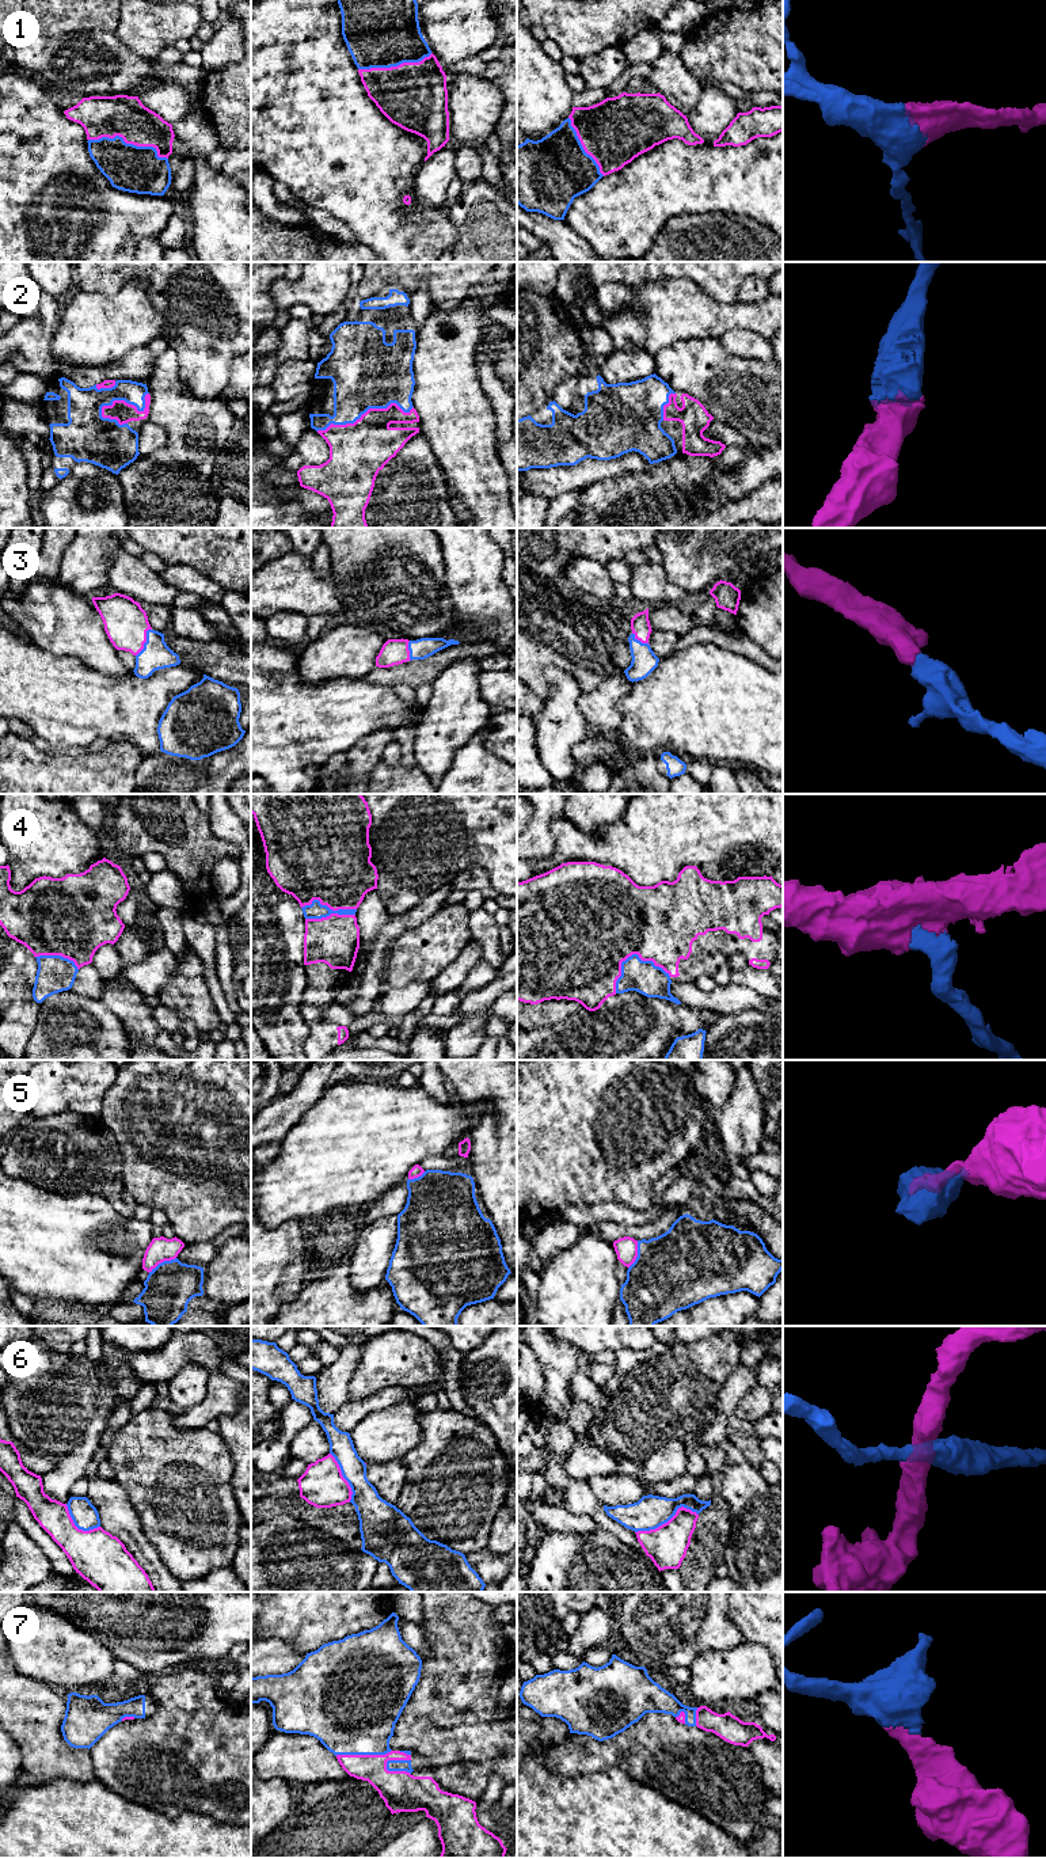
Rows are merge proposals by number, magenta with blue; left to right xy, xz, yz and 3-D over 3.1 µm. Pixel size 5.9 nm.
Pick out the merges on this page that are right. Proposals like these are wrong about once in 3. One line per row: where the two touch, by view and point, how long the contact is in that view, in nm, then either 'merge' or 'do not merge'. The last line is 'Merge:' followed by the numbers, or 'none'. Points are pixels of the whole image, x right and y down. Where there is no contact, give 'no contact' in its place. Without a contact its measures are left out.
1: xy (129, 143) | 480 nm | merge
2: xz (365, 413) | 600 nm | merge
3: xy (145, 641) | 190 nm | merge
4: xz (328, 907) | 320 nm | merge
5: xy (162, 1261) | 190 nm | do not merge
6: yz (668, 1522) | 400 nm | do not merge
7: xz (362, 1755) | 340 nm | merge
Merge: 1, 2, 3, 4, 7

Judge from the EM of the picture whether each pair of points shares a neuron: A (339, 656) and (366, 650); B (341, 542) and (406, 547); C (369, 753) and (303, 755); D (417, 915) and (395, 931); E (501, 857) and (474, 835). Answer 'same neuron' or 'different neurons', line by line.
A: same neuron
B: same neuron
C: different neurons
D: same neuron
E: same neuron

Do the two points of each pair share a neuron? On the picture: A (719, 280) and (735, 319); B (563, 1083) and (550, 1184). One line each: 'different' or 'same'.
A: different
B: same

